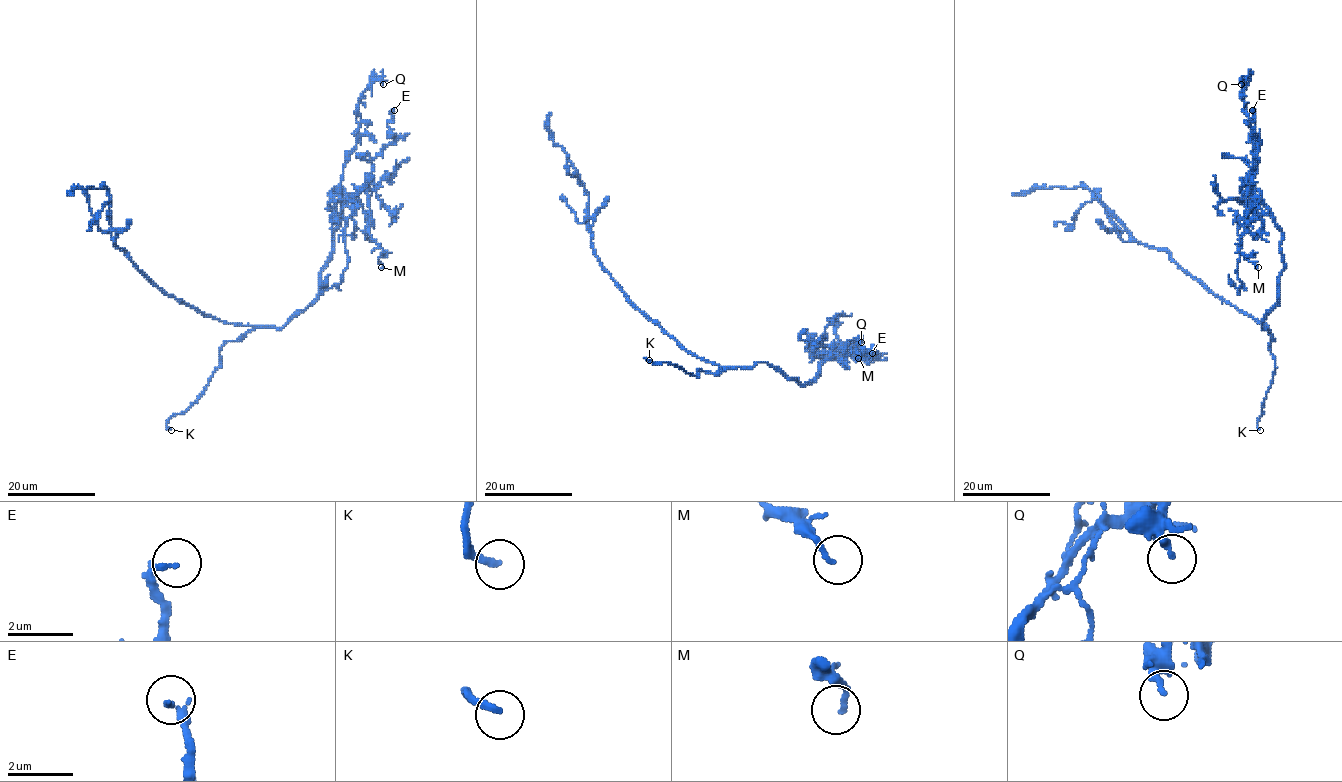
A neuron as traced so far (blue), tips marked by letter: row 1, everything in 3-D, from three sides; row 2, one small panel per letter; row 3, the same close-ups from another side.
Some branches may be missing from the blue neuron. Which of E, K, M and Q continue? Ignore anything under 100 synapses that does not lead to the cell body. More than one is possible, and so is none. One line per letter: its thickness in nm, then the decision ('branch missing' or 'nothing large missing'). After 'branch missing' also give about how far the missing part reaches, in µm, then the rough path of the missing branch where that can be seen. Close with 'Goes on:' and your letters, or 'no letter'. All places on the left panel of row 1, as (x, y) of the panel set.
E: calibre 100 nm; nothing large missing
K: calibre 220 nm; branch missing; missing 4 µm
M: calibre 140 nm; nothing large missing
Q: calibre 220 nm; nothing large missing
Goes on: K

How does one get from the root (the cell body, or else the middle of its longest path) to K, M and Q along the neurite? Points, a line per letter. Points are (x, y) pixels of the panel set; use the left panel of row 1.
K: (240, 325), (255, 327), (223, 345), (220, 366), (207, 388), (188, 409), (168, 420), (171, 430)
M: (240, 325), (283, 328), (317, 296), (343, 190), (368, 195), (369, 234), (382, 250), (381, 267)
Q: (240, 325), (283, 328), (317, 296), (342, 214), (358, 102), (374, 80), (383, 84)

